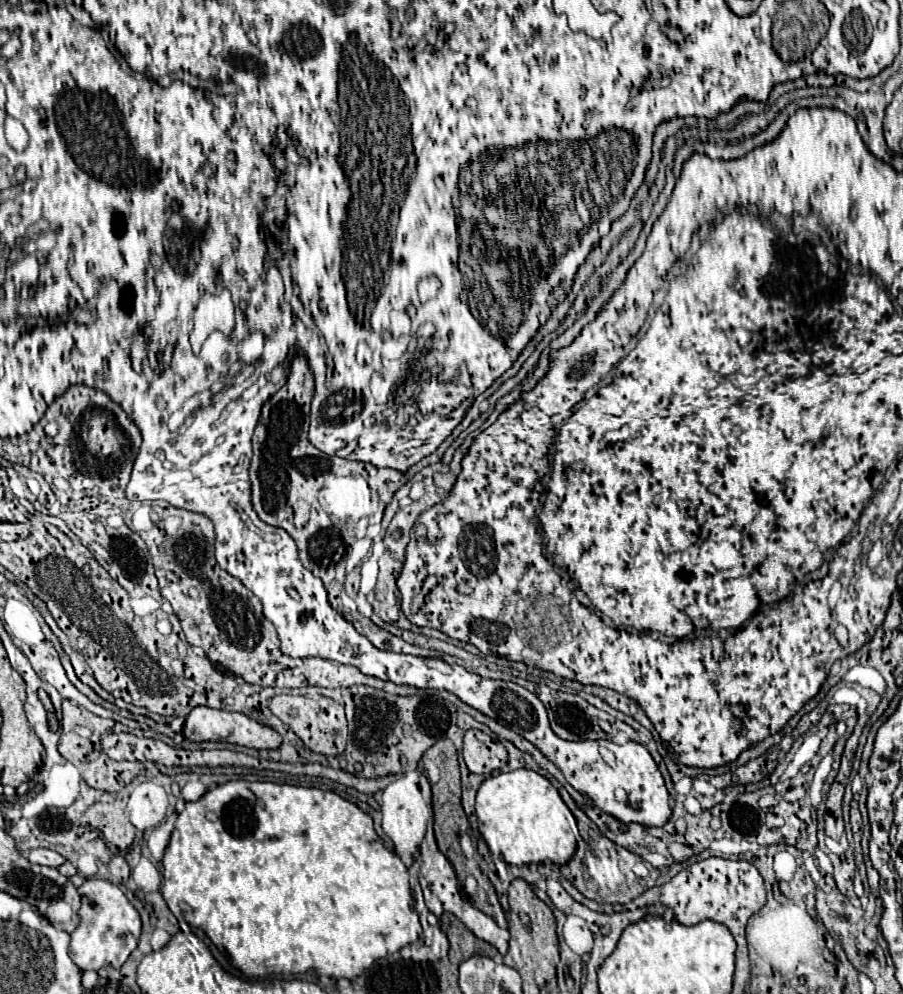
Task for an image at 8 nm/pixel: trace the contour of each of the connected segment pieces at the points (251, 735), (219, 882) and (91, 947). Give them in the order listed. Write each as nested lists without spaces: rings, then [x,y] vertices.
[[[197,706],[191,710],[191,714],[187,716],[185,724],[183,724],[183,736],[187,740],[193,742],[205,742],[205,740],[215,740],[215,742],[229,742],[229,744],[239,744],[239,746],[247,746],[247,748],[277,748],[281,744],[281,736],[269,728],[259,724],[257,720],[239,714],[239,712],[227,712],[227,710],[215,710],[215,708],[207,708],[207,706]]]
[[[233,780],[219,784],[217,788],[205,792],[199,800],[187,802],[185,810],[179,812],[175,820],[175,830],[171,834],[169,846],[163,854],[163,886],[161,894],[175,916],[179,912],[187,924],[205,930],[211,942],[227,952],[233,966],[239,968],[249,978],[259,978],[267,974],[301,974],[315,970],[329,978],[355,978],[367,970],[375,960],[401,950],[403,946],[415,942],[421,934],[419,916],[415,912],[415,900],[411,896],[408,868],[401,858],[391,852],[383,840],[373,830],[373,820],[369,814],[359,810],[353,802],[337,796],[335,792],[323,792],[317,788],[303,788],[291,784],[273,784],[273,782],[247,782]]]
[[[89,878],[79,886],[81,908],[79,926],[71,932],[69,956],[81,970],[99,970],[105,966],[121,968],[127,956],[137,948],[141,934],[141,918],[123,890],[113,882]]]

